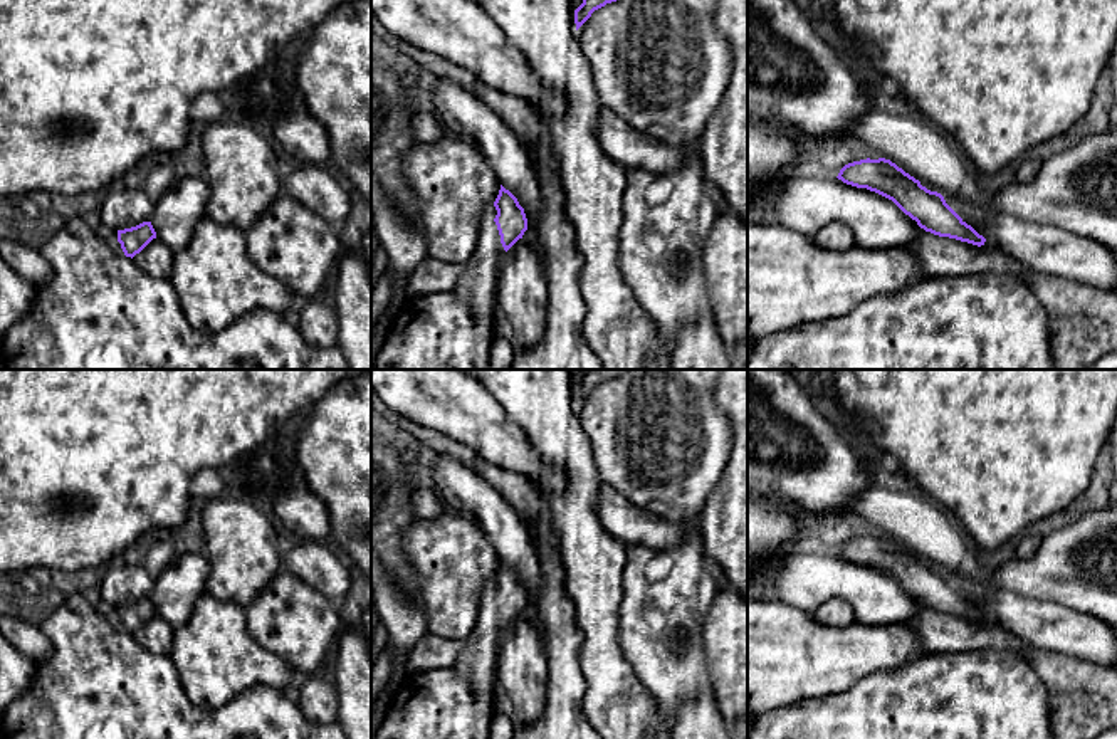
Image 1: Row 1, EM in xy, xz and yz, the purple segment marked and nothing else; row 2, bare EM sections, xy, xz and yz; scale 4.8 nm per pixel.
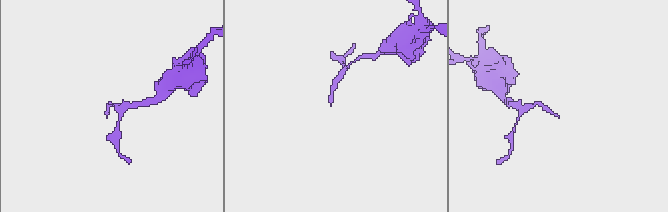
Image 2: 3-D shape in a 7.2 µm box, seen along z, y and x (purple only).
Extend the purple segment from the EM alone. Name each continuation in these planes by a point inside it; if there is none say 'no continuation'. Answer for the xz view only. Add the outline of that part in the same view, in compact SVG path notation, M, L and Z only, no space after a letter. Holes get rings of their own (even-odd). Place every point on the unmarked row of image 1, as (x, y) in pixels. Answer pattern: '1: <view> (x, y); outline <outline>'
1: xz (477, 664); outline M489 583L489 593L480 600L474 630L464 640L464 650L452 670L475 692L479 700L489 700L496 712L497 658L506 630L497 601L497 586Z

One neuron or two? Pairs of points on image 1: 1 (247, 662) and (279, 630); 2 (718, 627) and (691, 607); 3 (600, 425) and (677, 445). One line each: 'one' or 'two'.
1: two
2: two
3: one

